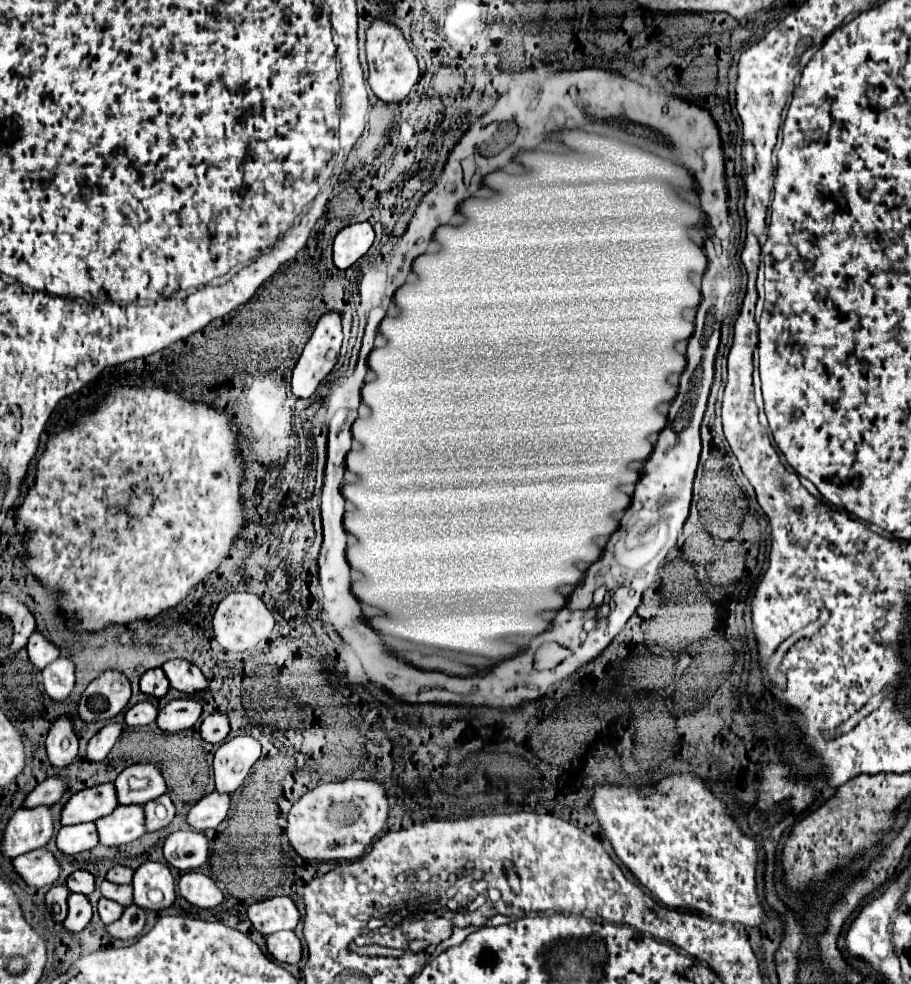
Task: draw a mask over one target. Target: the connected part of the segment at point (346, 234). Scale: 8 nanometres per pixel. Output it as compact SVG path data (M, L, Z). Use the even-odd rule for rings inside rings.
M353 223L343 227L333 243L333 261L339 269L349 269L373 245L375 231L369 223Z

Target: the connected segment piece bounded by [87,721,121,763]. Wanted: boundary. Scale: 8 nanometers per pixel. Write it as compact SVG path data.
M109 721L99 733L95 733L91 737L91 741L87 745L87 759L95 761L95 763L103 761L109 755L111 747L115 745L119 733L121 733L121 725L115 721Z

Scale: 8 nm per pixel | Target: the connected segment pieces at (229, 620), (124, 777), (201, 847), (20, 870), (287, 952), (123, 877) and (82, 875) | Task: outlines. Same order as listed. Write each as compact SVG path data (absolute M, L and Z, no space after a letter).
M229 593L217 607L213 615L213 635L215 641L229 653L243 653L255 649L257 643L267 641L273 631L275 619L273 613L265 607L261 597L251 593Z
M137 763L119 773L115 791L119 805L145 805L165 795L167 787L157 767L151 767L151 763Z
M175 831L165 839L165 861L179 871L199 869L209 857L207 837L197 831Z
M45 847L13 859L13 869L29 887L49 887L59 877L59 863Z
M279 931L267 937L267 951L277 963L299 963L301 961L301 941L293 931Z
M115 865L113 869L109 869L107 881L111 883L117 883L117 885L129 885L131 879L133 879L133 871L129 867L123 867L123 865Z
M75 871L67 877L67 887L71 893L89 895L95 889L95 877L89 871Z

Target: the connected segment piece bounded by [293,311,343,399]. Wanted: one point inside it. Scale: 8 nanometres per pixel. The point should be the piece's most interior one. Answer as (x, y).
(320, 354)

